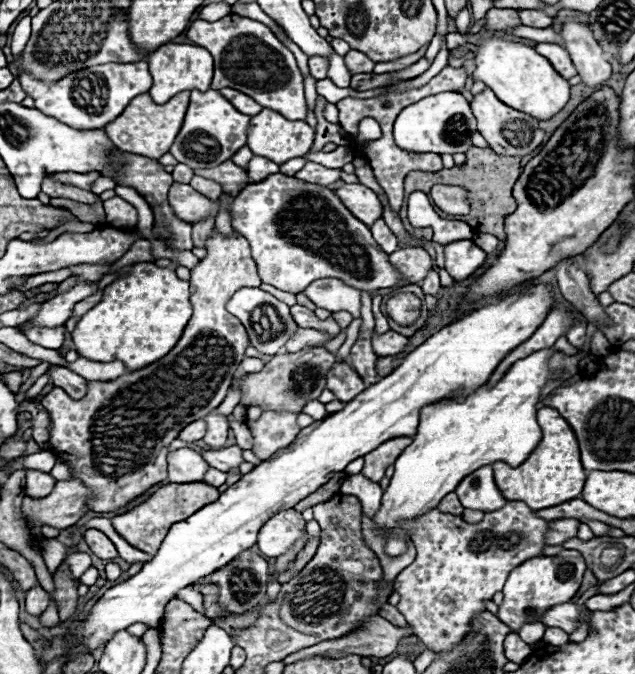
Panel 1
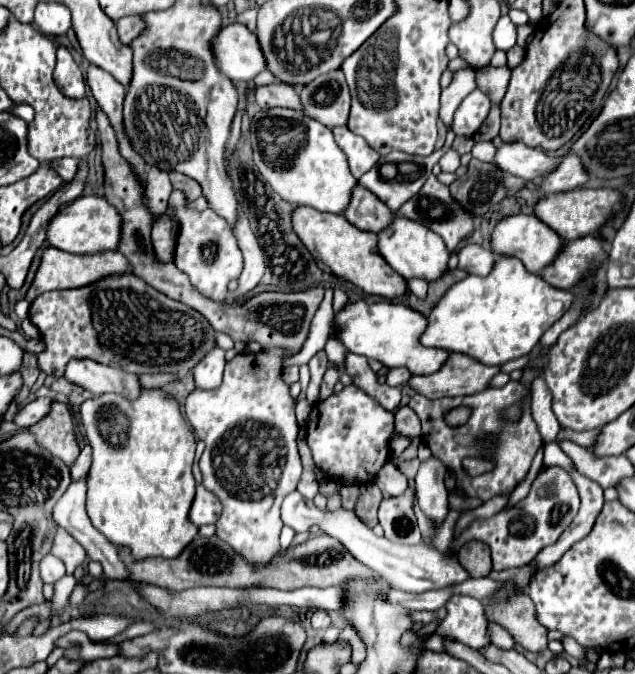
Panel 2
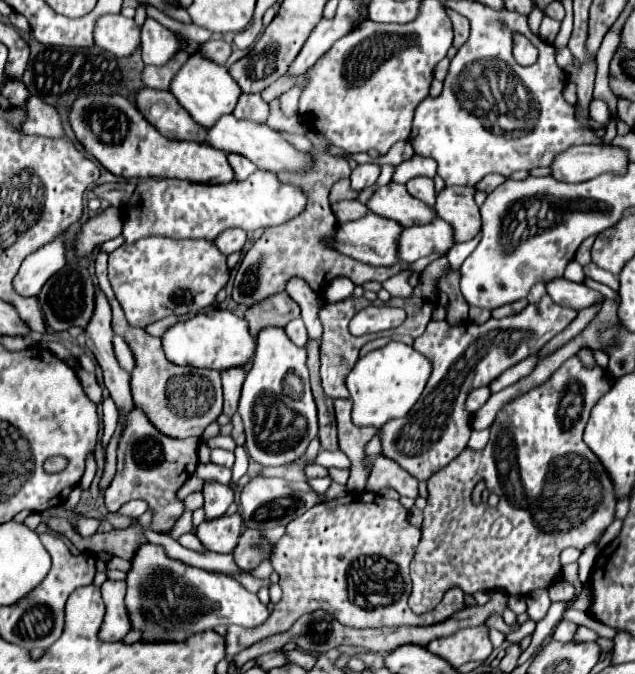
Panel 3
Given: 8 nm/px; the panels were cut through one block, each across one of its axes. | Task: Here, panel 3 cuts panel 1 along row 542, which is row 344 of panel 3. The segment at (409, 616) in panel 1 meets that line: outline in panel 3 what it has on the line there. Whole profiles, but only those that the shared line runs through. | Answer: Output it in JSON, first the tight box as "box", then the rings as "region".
{"box":[378,294,576,480],"region":[[[544,294],[540,302],[528,304],[522,312],[500,320],[490,318],[484,324],[464,322],[450,326],[446,320],[432,320],[426,332],[414,340],[414,348],[432,362],[432,374],[416,406],[404,418],[386,422],[378,430],[382,456],[394,460],[416,480],[428,480],[434,472],[448,466],[466,448],[472,432],[470,414],[464,408],[466,396],[474,388],[488,386],[520,360],[536,354],[574,318],[576,310],[562,308],[560,304],[552,302],[548,294]]]}

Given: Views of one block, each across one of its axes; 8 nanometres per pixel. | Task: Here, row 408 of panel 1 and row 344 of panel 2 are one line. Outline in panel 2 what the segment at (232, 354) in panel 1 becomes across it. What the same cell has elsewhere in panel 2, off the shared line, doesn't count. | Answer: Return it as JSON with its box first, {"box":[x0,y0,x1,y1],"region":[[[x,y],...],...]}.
{"box":[30,274,214,378],"region":[[[134,274],[124,276],[108,276],[104,280],[94,282],[92,286],[76,288],[76,290],[52,290],[40,294],[30,306],[30,320],[40,330],[40,336],[46,344],[46,350],[38,354],[38,366],[42,372],[62,378],[66,364],[76,358],[90,358],[98,364],[106,364],[112,368],[128,370],[132,374],[188,374],[208,350],[214,348],[214,328],[208,324],[204,316],[200,316],[190,306],[166,298],[162,292],[148,286],[142,278]]]}

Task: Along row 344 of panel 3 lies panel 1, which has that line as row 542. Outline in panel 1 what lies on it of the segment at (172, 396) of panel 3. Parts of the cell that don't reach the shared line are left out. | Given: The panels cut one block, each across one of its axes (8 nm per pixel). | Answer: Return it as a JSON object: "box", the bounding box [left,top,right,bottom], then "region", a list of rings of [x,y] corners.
{"box":[112,482,220,552],"region":[[[192,482],[192,484],[164,484],[160,486],[144,504],[136,506],[134,510],[124,512],[122,516],[112,518],[112,524],[116,532],[126,538],[134,548],[144,552],[156,552],[160,548],[160,542],[164,540],[166,532],[172,524],[192,516],[196,510],[204,508],[206,504],[216,502],[220,498],[220,492],[214,486],[208,486],[204,482]]]}

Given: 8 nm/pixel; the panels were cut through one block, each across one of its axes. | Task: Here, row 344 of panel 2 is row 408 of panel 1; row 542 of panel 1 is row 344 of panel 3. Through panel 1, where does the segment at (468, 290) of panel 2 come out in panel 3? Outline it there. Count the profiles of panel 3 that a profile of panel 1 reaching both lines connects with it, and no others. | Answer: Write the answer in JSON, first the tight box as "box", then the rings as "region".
{"box":[346,340,432,428],"region":[[[392,340],[386,346],[382,346],[374,352],[368,352],[366,356],[362,356],[356,362],[356,366],[352,368],[352,372],[346,378],[346,384],[348,384],[348,390],[350,390],[350,400],[354,404],[352,422],[356,426],[376,426],[376,428],[380,428],[392,418],[406,416],[410,412],[410,408],[416,404],[416,400],[420,398],[430,372],[432,372],[432,364],[420,352],[416,352],[412,346],[408,346],[404,342],[394,342]]]}

